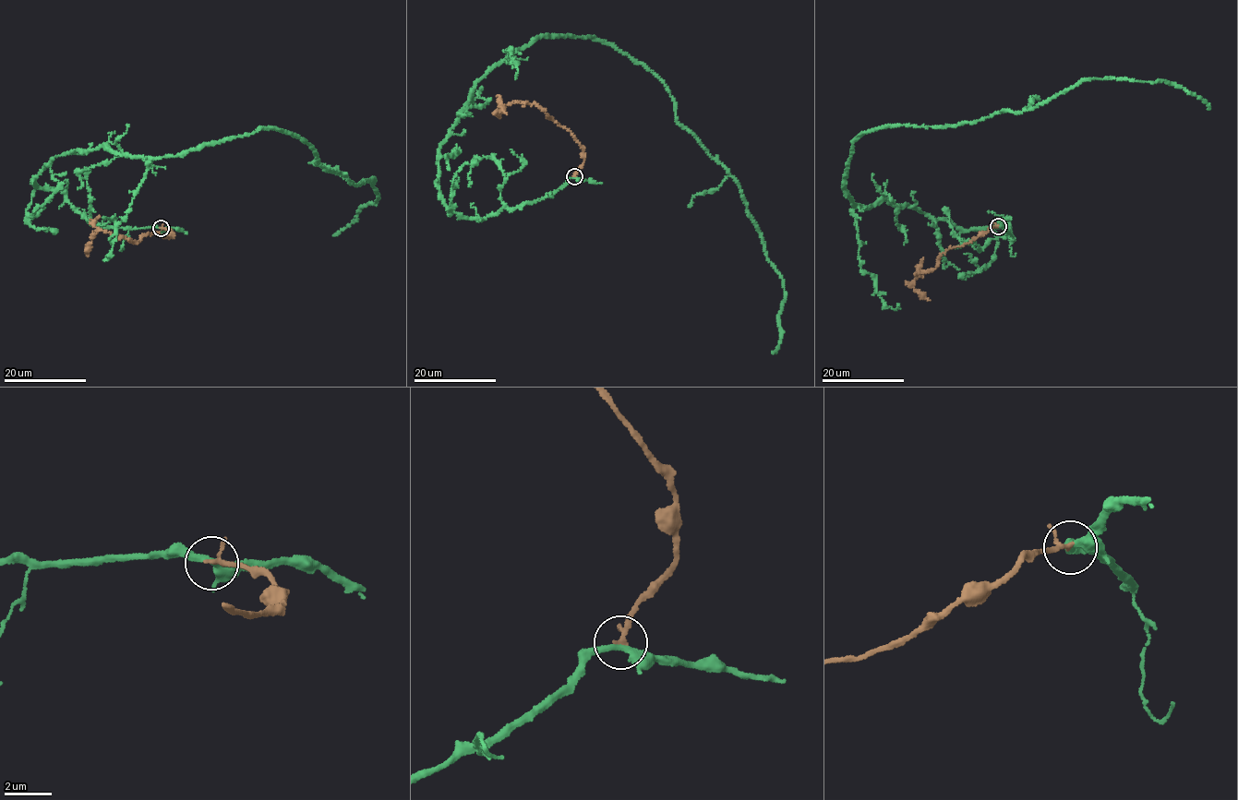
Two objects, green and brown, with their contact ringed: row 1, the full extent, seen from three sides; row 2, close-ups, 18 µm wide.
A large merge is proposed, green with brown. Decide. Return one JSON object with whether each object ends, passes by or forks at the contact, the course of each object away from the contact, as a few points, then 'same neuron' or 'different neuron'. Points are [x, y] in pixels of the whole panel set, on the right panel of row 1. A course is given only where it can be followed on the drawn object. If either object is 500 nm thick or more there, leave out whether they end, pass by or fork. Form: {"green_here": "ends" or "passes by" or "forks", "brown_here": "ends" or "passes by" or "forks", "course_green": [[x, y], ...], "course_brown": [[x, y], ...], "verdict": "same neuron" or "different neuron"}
{"green_here": "passes by", "brown_here": "passes by", "course_green": [[998, 226], [1011, 239], [1003, 219], [853, 203], [854, 141], [1032, 109], [1086, 79], [1180, 85], [1209, 110]], "course_brown": [[998, 226], [991, 226], [961, 245], [950, 248], [940, 256], [933, 268], [916, 274], [914, 289], [931, 300]], "verdict": "same neuron"}

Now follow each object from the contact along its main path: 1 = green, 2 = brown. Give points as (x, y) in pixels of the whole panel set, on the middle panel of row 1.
1: (574, 176), (478, 220), (438, 186), (474, 84), (539, 37), (643, 63), (737, 182), (785, 292), (772, 353)
2: (574, 176), (583, 163), (584, 154), (573, 136), (534, 104), (517, 101), (500, 106), (500, 102), (507, 114)

